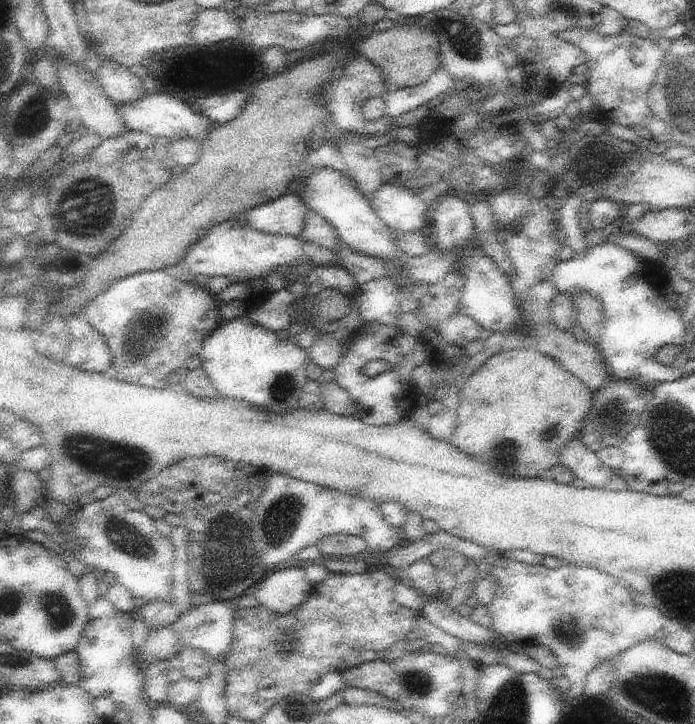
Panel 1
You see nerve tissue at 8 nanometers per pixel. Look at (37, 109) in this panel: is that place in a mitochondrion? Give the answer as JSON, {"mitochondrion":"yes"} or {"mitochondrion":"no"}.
{"mitochondrion":"yes"}

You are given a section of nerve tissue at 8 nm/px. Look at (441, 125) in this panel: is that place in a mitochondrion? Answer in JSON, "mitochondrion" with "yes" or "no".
{"mitochondrion":"no"}

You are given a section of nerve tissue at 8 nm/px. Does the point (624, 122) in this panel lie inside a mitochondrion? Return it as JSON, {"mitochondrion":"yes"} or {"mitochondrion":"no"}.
{"mitochondrion":"no"}

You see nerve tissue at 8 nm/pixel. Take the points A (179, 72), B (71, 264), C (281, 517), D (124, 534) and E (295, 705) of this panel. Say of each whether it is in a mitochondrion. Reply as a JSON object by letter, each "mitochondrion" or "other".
{"A":"other","B":"other","C":"mitochondrion","D":"mitochondrion","E":"other"}

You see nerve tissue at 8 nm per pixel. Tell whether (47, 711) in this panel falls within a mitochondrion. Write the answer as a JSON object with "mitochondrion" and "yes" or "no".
{"mitochondrion":"no"}

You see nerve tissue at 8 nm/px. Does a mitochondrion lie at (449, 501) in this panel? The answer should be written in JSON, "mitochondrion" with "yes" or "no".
{"mitochondrion":"no"}

